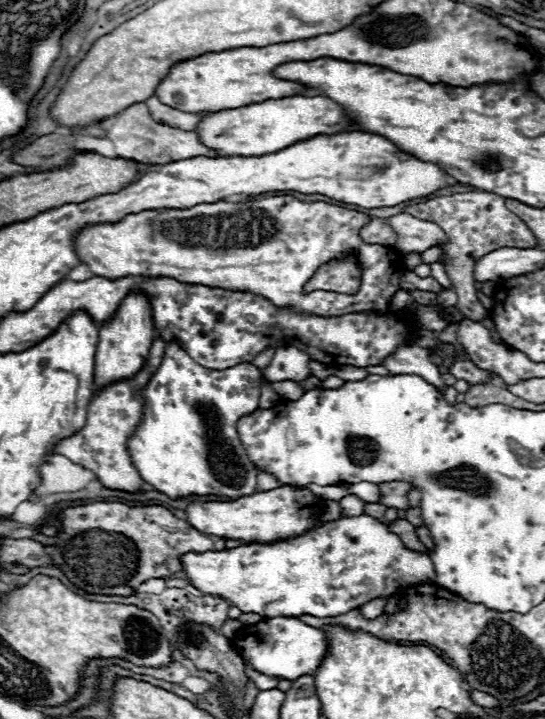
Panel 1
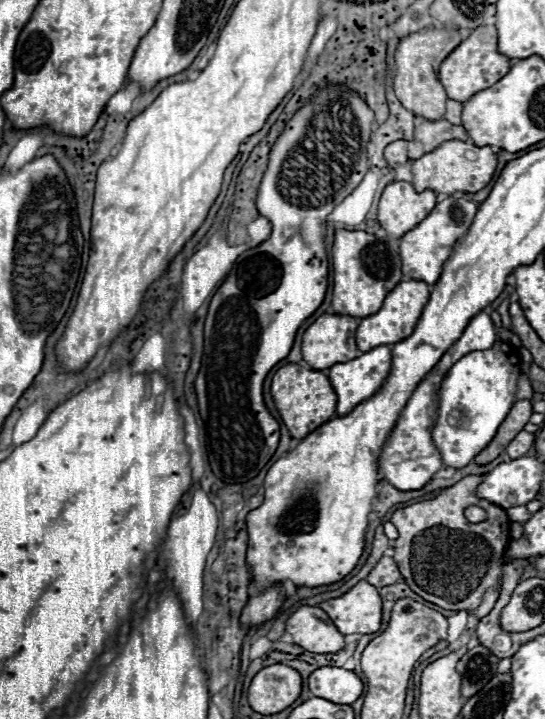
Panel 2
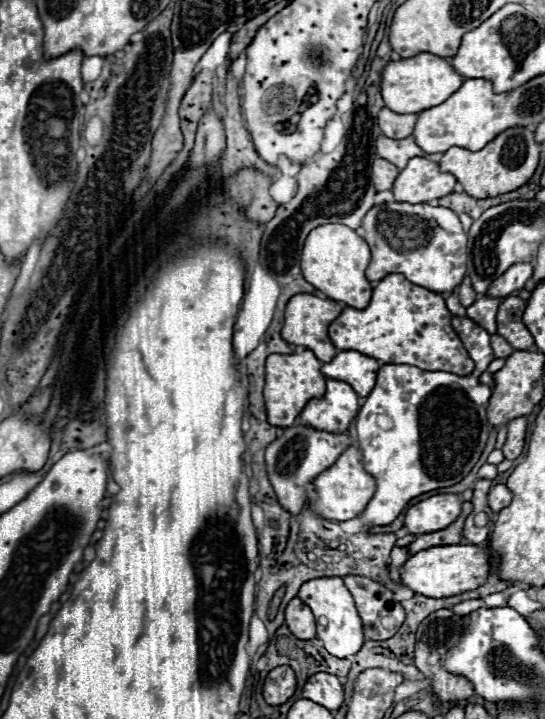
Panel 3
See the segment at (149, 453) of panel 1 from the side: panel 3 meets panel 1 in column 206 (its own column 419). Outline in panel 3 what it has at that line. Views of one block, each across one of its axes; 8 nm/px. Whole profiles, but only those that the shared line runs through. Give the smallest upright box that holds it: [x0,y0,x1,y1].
[356,316,494,528]

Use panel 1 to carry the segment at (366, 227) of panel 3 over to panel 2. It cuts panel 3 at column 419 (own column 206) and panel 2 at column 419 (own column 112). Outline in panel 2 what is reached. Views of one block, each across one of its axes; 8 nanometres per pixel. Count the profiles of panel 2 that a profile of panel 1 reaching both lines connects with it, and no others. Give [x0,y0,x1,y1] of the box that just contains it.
[400,196,478,284]

